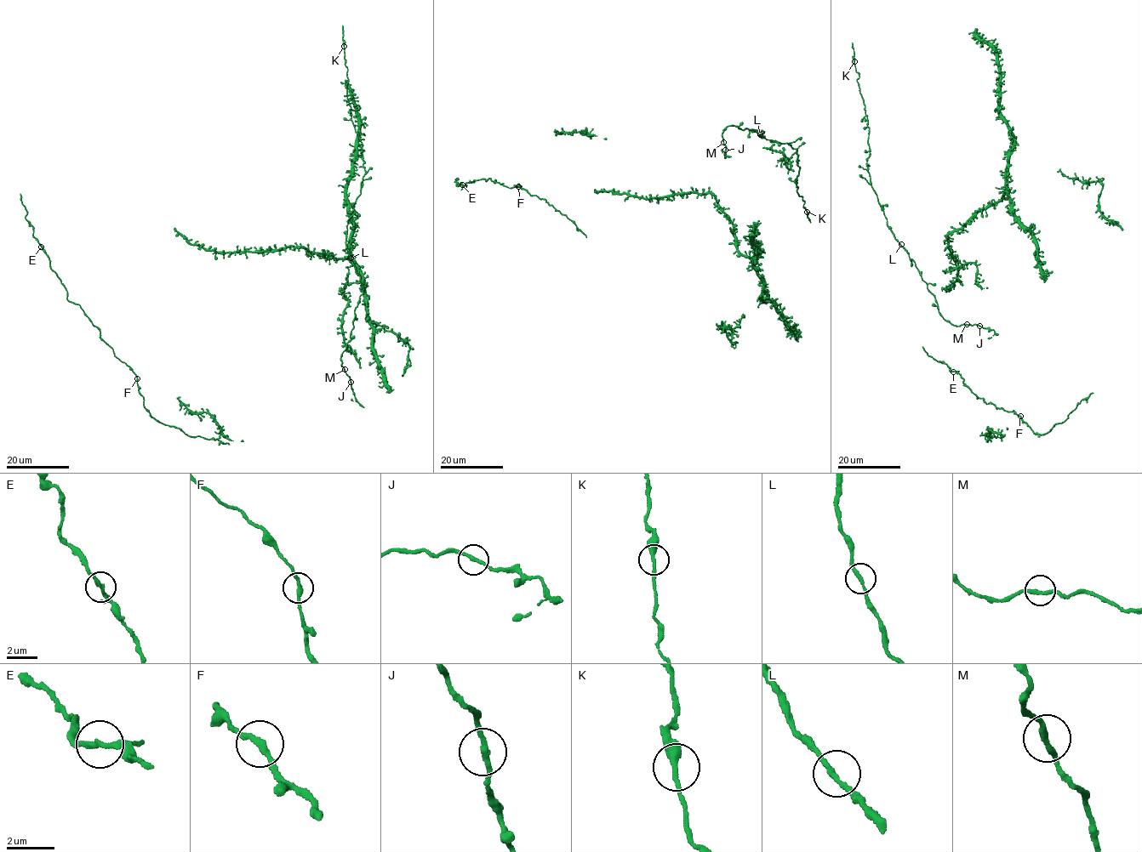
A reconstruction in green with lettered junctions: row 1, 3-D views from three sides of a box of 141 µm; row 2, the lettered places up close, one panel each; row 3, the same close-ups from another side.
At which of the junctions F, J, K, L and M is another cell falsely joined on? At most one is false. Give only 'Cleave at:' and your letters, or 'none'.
Cleave at: none

